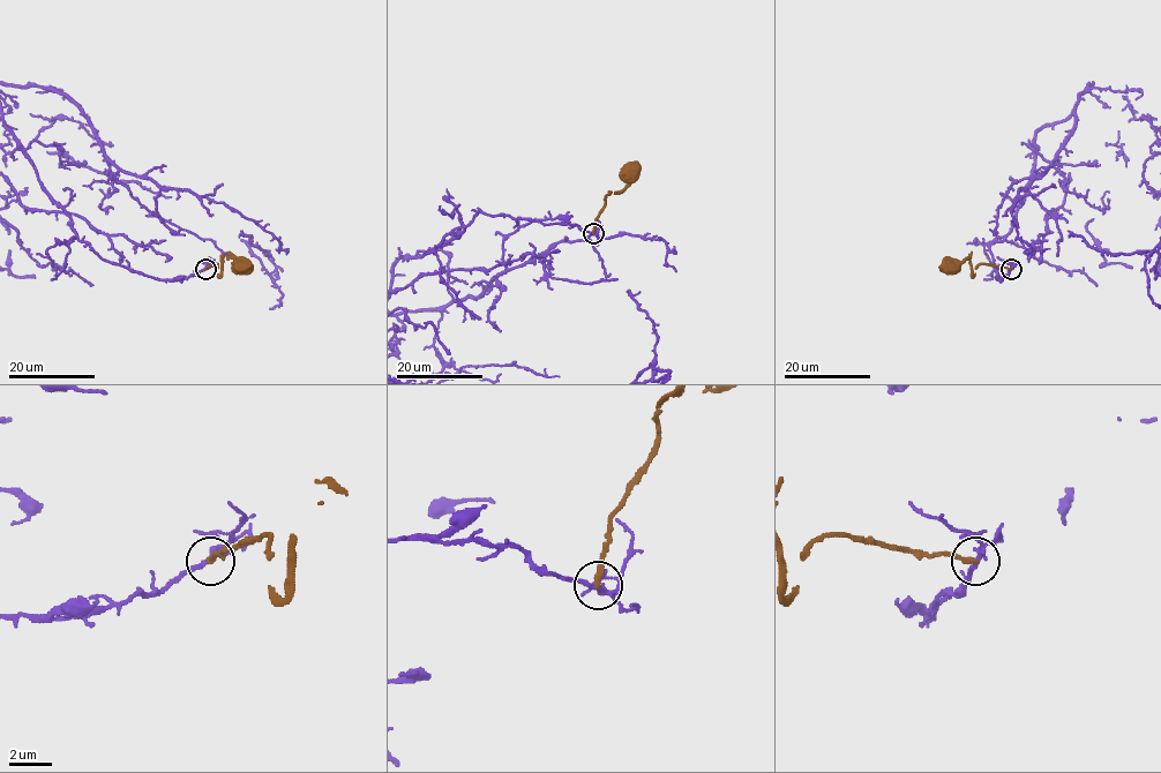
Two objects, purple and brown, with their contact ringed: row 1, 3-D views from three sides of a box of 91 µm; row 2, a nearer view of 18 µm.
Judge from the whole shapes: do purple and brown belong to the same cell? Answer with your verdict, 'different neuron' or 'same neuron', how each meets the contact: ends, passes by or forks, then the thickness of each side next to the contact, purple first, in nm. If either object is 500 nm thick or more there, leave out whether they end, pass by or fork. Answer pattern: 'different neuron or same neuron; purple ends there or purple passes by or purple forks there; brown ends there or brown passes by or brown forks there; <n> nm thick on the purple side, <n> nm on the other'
different neuron; purple forks there; brown ends there; 200 nm thick on the purple side, 260 nm on the other

